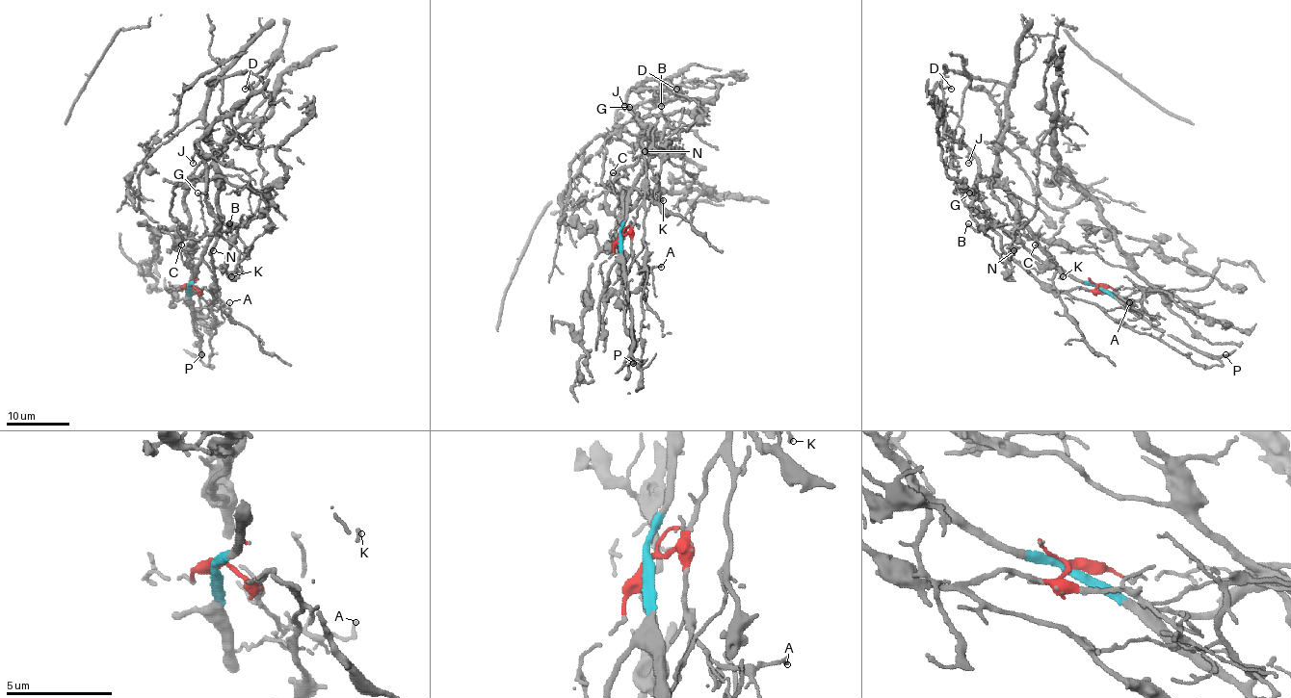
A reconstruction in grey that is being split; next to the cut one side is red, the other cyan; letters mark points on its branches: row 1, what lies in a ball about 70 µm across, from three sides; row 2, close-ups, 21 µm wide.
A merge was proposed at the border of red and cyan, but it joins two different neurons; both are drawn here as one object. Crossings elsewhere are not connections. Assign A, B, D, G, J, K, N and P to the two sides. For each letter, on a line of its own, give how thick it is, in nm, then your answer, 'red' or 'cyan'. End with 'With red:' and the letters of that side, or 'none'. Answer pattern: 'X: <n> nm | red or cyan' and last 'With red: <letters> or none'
A: 140 nm | red
B: 130 nm | cyan
D: 170 nm | red
G: 140 nm | red
J: 180 nm | red
K: 170 nm | red
N: 140 nm | red
P: 110 nm | cyan
With red: A, D, G, J, K, N

